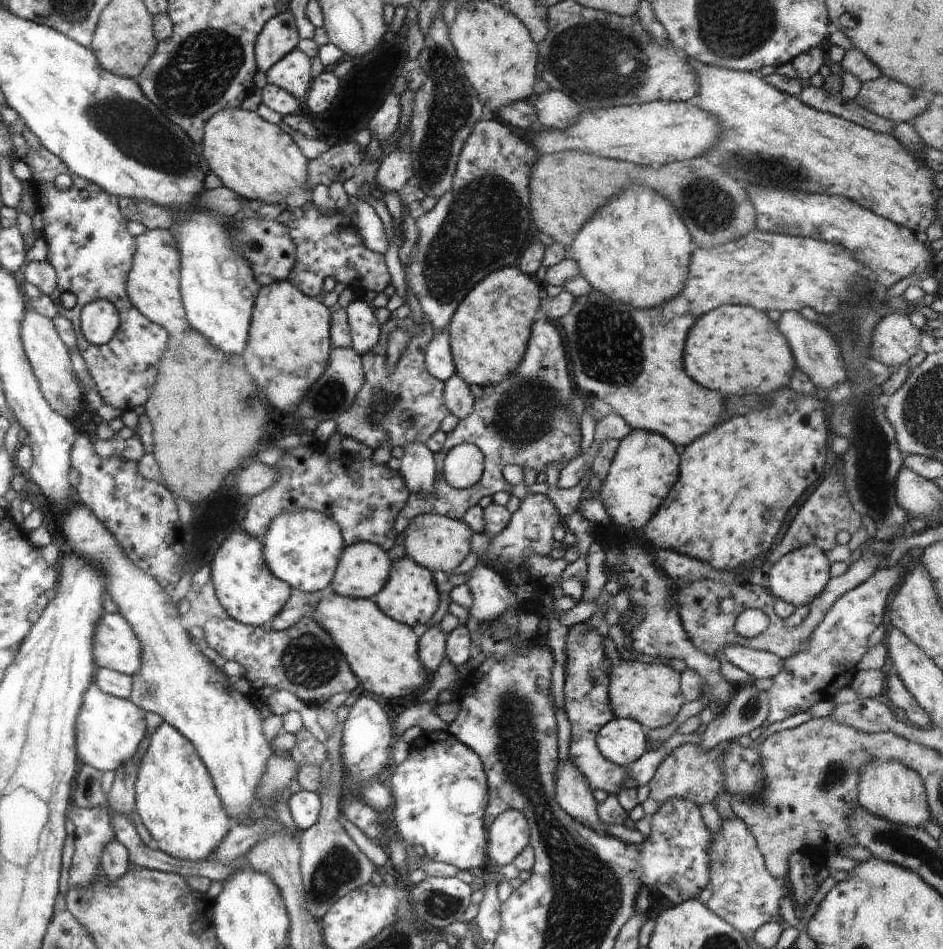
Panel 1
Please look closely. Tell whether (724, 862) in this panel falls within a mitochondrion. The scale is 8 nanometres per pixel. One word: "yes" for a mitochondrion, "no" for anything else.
yes

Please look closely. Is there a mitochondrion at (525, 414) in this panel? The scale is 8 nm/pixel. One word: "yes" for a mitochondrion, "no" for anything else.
yes

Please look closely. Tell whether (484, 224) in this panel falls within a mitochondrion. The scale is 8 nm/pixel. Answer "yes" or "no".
yes

